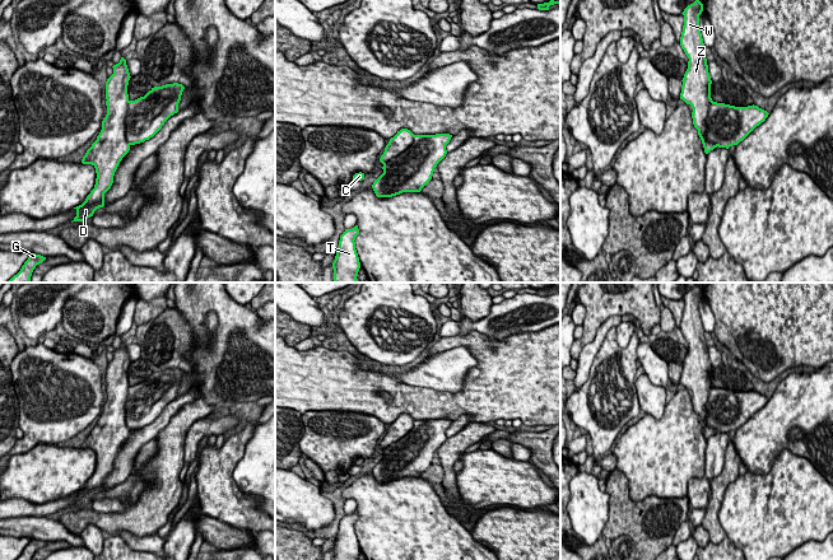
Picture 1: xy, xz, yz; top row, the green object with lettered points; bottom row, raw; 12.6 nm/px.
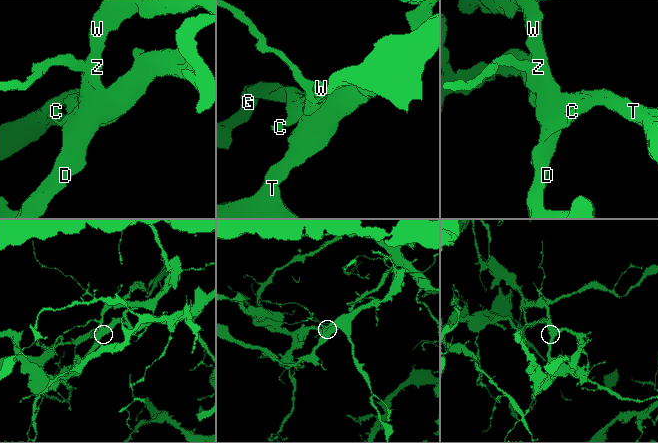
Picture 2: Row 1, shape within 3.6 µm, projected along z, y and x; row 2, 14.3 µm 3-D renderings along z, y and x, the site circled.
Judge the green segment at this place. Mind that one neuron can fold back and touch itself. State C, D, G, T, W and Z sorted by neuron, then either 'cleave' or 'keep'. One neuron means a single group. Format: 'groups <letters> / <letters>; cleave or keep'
groups C D G W Z / T; cleave

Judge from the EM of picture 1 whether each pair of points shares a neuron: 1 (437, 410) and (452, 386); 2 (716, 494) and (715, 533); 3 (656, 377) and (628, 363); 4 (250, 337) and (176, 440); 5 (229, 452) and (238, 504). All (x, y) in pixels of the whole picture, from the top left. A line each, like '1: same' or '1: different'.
1: different
2: same
3: different
4: same
5: same

